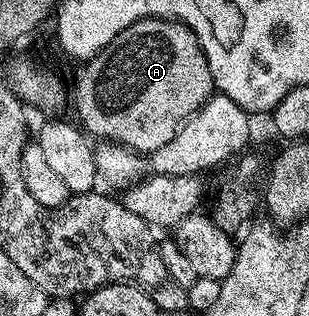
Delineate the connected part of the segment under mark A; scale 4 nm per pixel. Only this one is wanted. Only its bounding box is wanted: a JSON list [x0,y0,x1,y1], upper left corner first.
[74,20,216,154]

